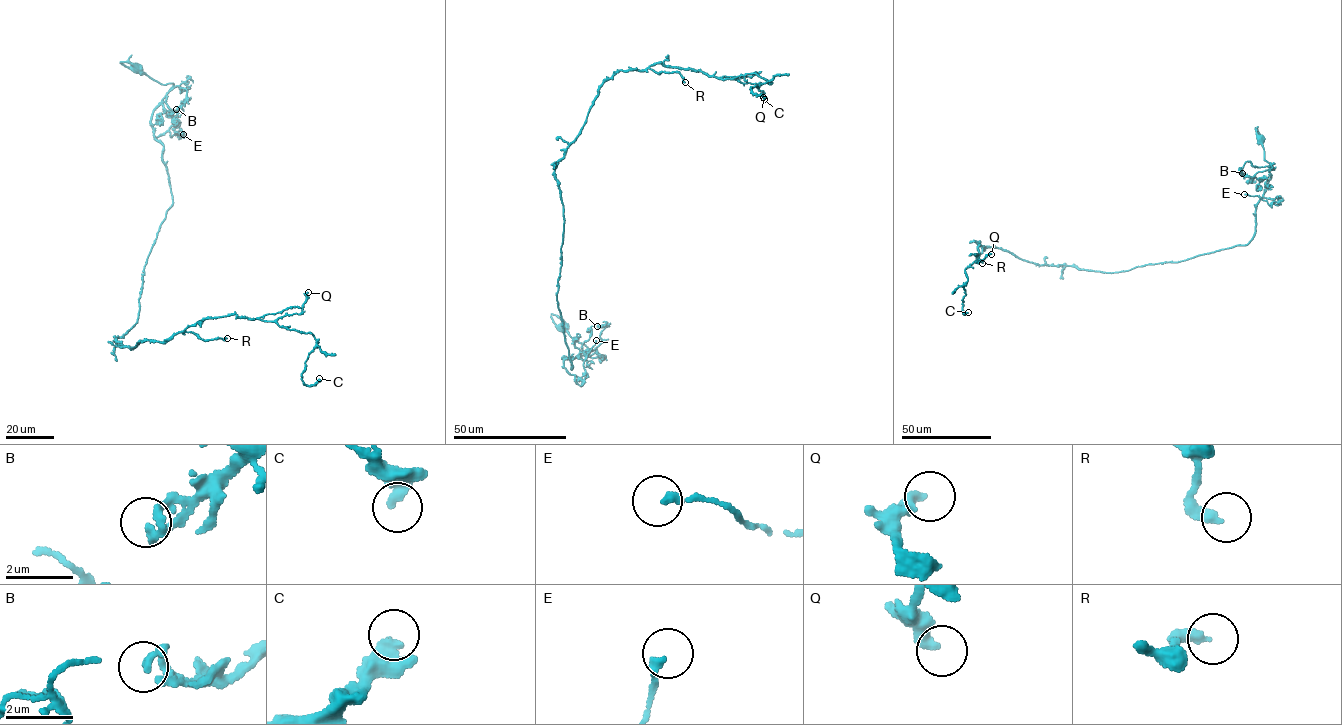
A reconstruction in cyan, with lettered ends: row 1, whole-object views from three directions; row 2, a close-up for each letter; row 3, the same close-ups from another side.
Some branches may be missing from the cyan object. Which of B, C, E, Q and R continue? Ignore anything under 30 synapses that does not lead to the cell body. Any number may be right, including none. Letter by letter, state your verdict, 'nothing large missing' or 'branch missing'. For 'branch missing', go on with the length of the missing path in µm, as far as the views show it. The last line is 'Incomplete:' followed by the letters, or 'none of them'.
B: nothing large missing
C: nothing large missing
E: nothing large missing
Q: nothing large missing
R: nothing large missing
Incomplete: none of them

